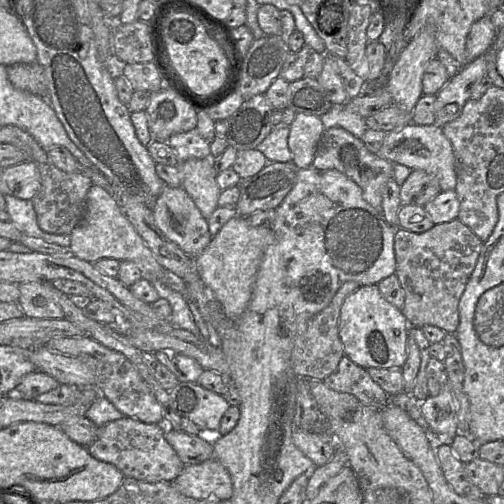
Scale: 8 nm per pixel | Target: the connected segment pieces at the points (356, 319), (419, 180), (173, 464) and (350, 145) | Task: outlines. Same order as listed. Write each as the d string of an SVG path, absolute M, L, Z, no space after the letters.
M377 285L359 286L343 301L338 332L344 355L358 366L369 368L401 368L407 358L410 325L401 310L386 301Z
M413 170L400 185L401 205L424 206L441 192L435 176L422 170Z
M124 416L98 427L96 439L87 450L95 459L114 465L124 477L150 483L172 482L185 465L165 439L167 428L163 424L146 424Z
M332 127L324 131L311 166L319 170L334 169L343 173L361 188L364 200L376 209L382 209L383 185L393 179L392 162L373 154L361 139L340 127Z

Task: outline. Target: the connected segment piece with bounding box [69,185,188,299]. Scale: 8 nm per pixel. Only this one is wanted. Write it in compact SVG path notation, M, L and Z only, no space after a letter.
M92 185L86 199L86 213L70 233L70 251L77 258L95 263L102 258L132 261L142 271L143 278L159 280L187 299L187 283L157 262L149 247L122 213L116 200L104 188Z

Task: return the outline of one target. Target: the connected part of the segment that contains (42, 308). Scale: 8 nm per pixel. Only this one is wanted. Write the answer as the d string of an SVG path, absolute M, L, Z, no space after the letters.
M32 281L18 284L18 305L24 317L36 319L63 319L64 312L59 303L58 289L51 282Z

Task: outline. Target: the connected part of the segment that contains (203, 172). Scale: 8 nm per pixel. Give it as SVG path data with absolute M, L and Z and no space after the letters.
M191 158L180 164L182 188L207 220L218 207L219 189L211 158Z

